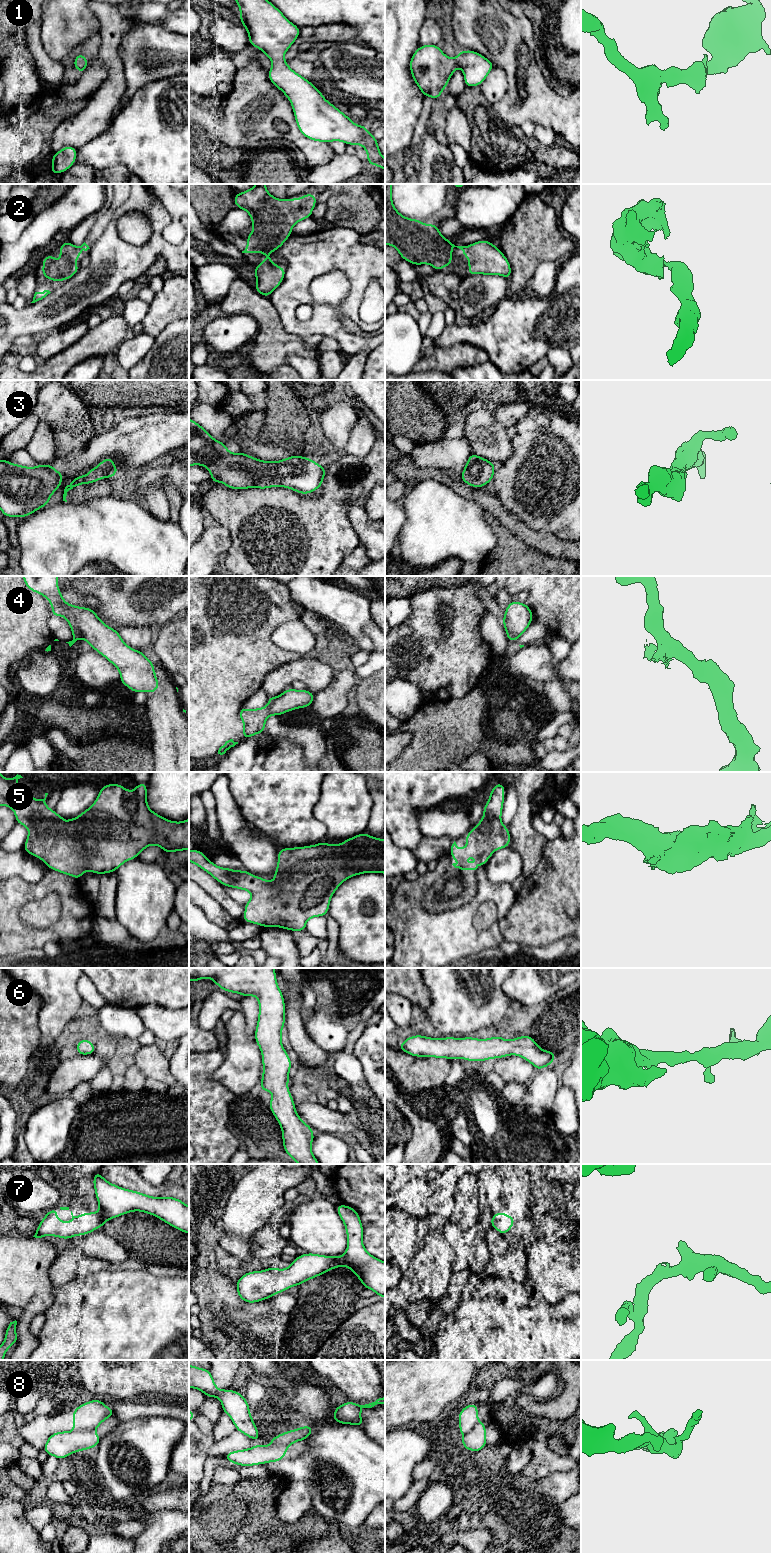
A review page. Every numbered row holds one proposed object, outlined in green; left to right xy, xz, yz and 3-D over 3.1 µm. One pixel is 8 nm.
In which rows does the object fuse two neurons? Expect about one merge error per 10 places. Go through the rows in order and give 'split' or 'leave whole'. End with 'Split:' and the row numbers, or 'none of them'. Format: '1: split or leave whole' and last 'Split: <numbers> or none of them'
1: leave whole
2: leave whole
3: leave whole
4: split
5: leave whole
6: leave whole
7: leave whole
8: leave whole
Split: 4

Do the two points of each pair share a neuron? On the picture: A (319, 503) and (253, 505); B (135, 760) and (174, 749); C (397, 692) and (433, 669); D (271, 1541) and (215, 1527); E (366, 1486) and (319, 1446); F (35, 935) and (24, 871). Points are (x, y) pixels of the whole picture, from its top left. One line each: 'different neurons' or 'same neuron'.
A: same neuron
B: different neurons
C: different neurons
D: same neuron
E: same neuron
F: different neurons

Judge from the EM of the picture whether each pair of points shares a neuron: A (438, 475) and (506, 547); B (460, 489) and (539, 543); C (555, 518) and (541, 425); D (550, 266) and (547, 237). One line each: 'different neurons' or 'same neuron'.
A: different neurons
B: same neuron
C: same neuron
D: different neurons

